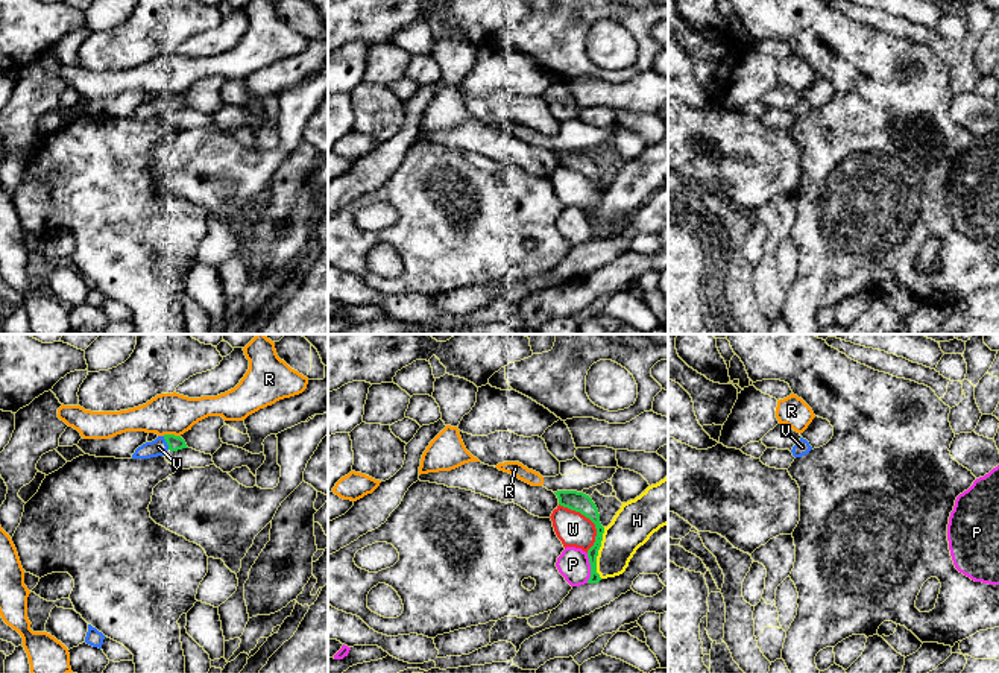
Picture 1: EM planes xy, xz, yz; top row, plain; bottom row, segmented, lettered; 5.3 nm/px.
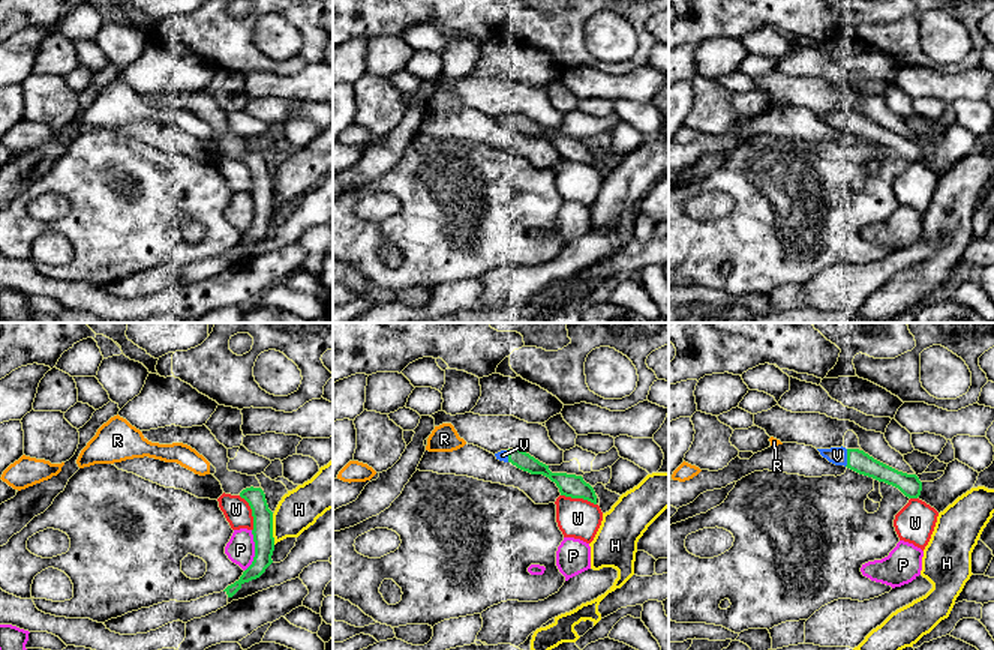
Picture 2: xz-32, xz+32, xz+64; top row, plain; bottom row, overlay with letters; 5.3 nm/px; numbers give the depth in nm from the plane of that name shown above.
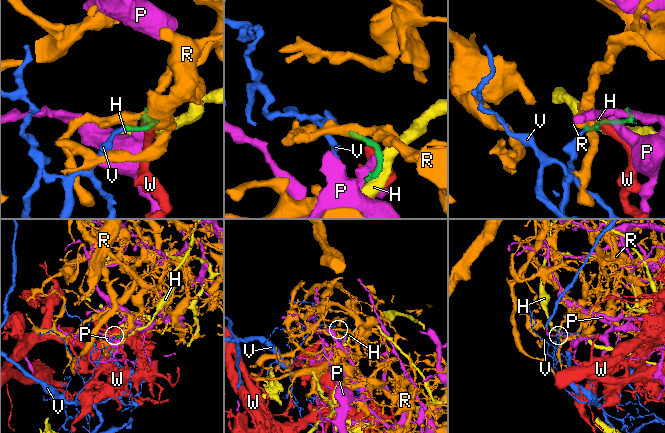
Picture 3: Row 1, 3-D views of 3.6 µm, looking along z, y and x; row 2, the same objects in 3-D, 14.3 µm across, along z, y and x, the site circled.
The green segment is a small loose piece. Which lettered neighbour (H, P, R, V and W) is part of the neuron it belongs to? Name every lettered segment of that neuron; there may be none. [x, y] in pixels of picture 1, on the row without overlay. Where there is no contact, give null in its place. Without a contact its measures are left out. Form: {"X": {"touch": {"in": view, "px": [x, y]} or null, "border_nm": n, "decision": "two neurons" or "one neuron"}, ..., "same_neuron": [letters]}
{"H": {"touch": {"in": "xz", "px": [597, 213]}, "border_nm": 280, "decision": "two neurons"}, "P": {"touch": {"in": "xz", "px": [591, 228]}, "border_nm": 160, "decision": "two neurons"}, "R": {"touch": {"in": "xy", "px": [172, 94]}, "border_nm": 100, "decision": "two neurons"}, "V": {"touch": {"in": "xy", "px": [166, 101]}, "border_nm": 80, "decision": "one neuron"}, "W": {"touch": {"in": "xz", "px": [591, 180]}, "border_nm": 300, "decision": "two neurons"}, "same_neuron": ["V"]}

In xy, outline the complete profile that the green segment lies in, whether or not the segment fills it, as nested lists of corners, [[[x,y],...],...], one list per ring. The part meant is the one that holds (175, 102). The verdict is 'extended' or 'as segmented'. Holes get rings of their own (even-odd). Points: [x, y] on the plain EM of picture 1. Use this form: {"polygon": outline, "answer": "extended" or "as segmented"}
{"polygon": [[[164,94],[164,96],[158,96],[152,102],[146,102],[141,106],[138,106],[135,109],[135,112],[132,114],[132,118],[158,117],[158,115],[164,115],[169,109],[178,111],[178,109],[182,109],[182,108],[188,108],[188,106],[181,96]]], "answer": "extended"}

